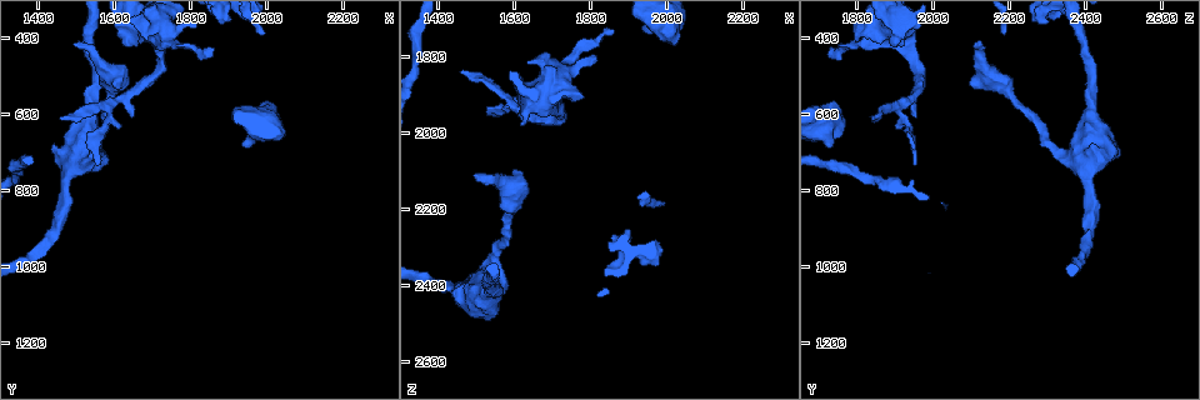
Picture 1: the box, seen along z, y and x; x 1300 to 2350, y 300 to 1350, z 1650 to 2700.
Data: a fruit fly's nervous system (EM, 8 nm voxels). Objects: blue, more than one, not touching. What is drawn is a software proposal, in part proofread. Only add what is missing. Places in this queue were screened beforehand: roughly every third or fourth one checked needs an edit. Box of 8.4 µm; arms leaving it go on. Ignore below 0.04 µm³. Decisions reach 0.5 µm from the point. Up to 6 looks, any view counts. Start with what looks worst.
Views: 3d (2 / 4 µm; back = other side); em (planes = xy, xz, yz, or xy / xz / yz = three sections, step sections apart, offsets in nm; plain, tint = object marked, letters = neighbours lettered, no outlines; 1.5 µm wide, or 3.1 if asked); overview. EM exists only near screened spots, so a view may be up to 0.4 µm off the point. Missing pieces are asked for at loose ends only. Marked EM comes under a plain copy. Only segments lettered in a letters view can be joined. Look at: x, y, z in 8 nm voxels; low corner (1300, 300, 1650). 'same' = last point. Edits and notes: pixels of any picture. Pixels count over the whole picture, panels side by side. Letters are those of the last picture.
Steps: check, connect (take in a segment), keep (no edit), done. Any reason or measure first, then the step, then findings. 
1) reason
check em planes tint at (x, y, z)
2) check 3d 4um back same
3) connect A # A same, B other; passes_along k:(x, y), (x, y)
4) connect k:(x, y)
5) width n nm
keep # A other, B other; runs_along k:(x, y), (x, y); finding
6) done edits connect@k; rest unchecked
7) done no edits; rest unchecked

end of a long branch
check em planes tint at (1495, 425, 2110)

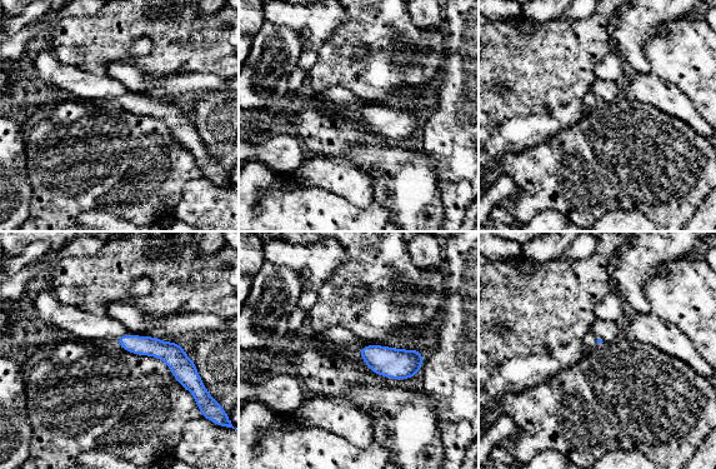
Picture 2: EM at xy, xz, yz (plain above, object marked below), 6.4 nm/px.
what lies round it
check em planes letters same

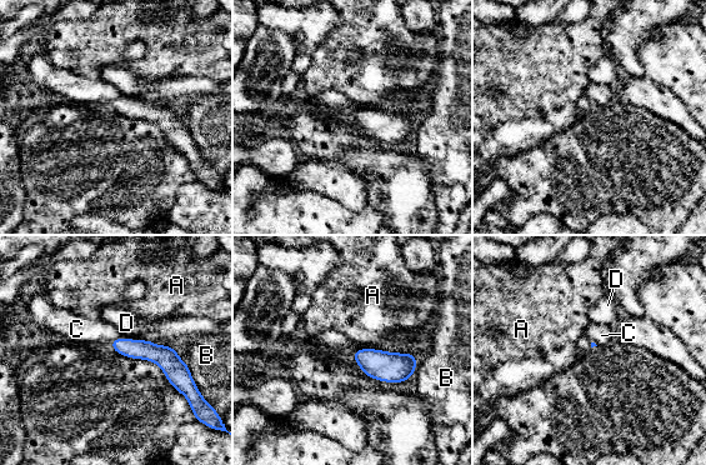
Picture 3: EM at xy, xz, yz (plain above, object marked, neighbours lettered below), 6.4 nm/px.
connect C # A other, B other, C same, D other; it goes on there

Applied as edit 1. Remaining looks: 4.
thin end
check em planes letters at (1460, 620, 1840)

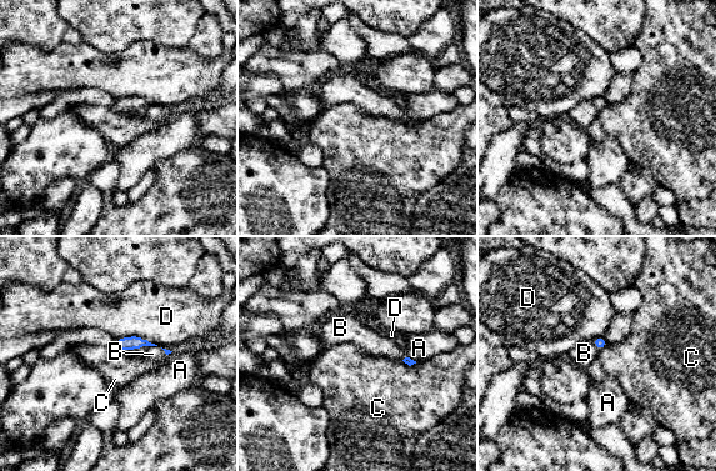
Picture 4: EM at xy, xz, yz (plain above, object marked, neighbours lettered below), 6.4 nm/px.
longest_contact D 280 nm
connect B # A other, B same, C other, D other; passes_along 4:(133, 342), (139, 347), (155, 355); the neuron continues

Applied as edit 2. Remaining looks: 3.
branch stops here
check 3d 2um at (1860, 430, 1730)

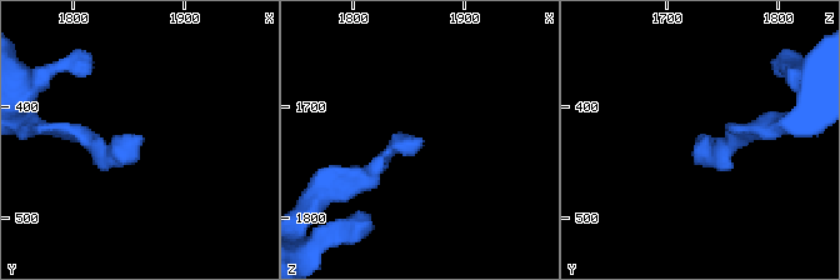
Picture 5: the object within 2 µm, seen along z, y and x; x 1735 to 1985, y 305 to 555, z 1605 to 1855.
shape alone is not enough
check em yz step 4 letters at (1860, 430, 1732)

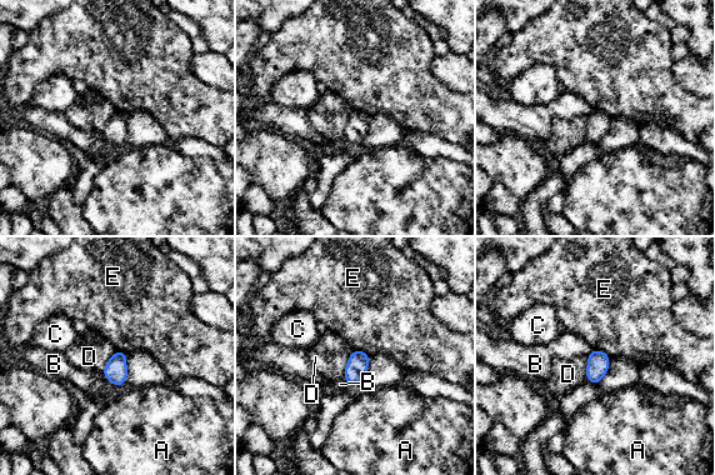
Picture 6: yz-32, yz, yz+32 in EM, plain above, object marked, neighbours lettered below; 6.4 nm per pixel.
another direction
check em xz step 8 letters same

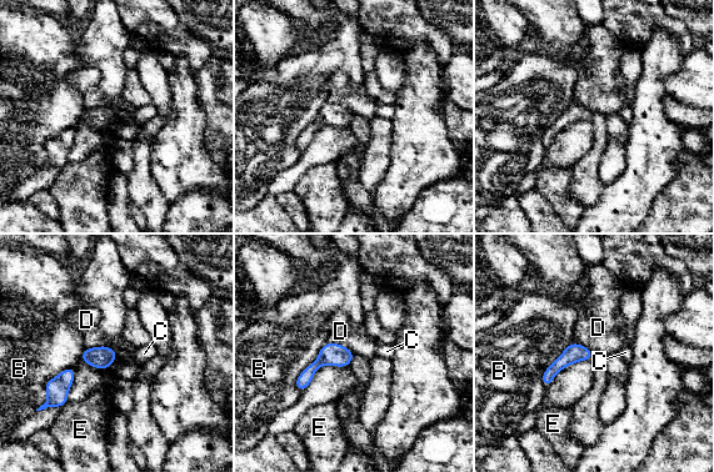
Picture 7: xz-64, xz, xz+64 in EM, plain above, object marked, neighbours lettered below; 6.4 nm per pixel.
width 90 nm
keep # B other, C other, D other, E other; border 7:(85, 347), (109, 346), (118, 356); none of them fits

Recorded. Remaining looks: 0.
done edits connect@3, connect@4; rest unchecked

